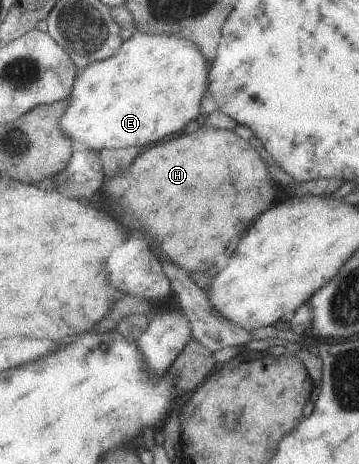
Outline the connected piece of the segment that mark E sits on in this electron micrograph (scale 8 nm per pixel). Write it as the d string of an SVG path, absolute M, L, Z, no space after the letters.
M137 31L135 35L132 35L128 40L123 42L120 52L115 57L100 62L93 62L85 69L78 72L77 81L72 91L72 104L69 106L68 112L65 113L61 120L61 127L78 147L84 147L86 149L91 148L97 152L105 148L113 149L129 146L137 146L141 148L147 147L147 145L155 145L155 143L159 143L159 139L165 139L165 137L169 137L169 135L183 133L183 129L187 127L187 123L200 120L201 113L203 112L204 97L209 88L208 72L210 69L211 63L206 60L201 46L198 46L189 38L181 37L177 34L159 35Z

